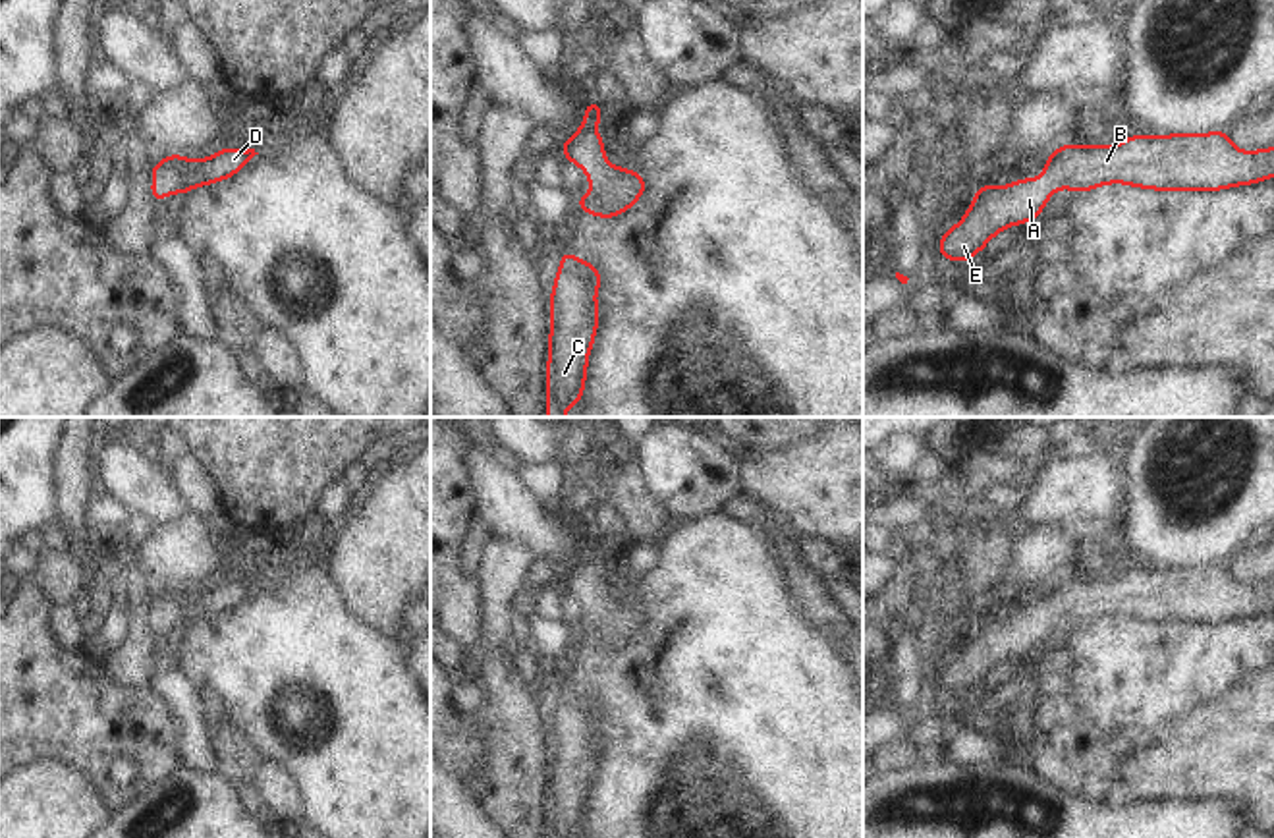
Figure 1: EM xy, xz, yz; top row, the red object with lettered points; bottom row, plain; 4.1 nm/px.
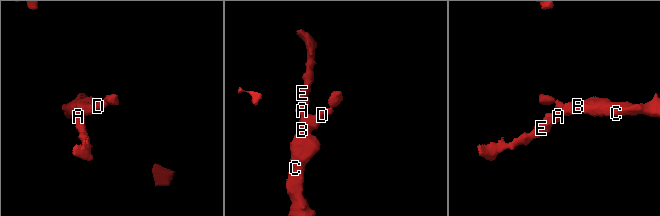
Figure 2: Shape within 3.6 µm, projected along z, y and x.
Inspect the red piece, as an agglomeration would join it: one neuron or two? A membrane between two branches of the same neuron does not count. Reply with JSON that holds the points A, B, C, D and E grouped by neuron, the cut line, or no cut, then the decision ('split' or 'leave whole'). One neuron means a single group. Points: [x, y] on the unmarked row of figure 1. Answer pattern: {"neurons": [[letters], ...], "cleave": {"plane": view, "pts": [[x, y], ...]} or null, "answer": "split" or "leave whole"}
{"neurons": [["A", "B", "C", "D", "E"]], "cleave": null, "answer": "leave whole"}

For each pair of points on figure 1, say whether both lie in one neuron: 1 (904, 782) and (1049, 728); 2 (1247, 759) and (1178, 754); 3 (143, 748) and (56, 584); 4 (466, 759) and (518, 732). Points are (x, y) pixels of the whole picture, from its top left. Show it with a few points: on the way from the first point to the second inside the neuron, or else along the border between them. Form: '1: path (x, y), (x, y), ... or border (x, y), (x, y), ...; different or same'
1: border (1000, 763), (1029, 765), (1051, 782); different
2: path (1230, 754), (1195, 754); same
3: border (31, 574), (53, 605); different
4: border (471, 715), (485, 746), (485, 763), (466, 786); different

